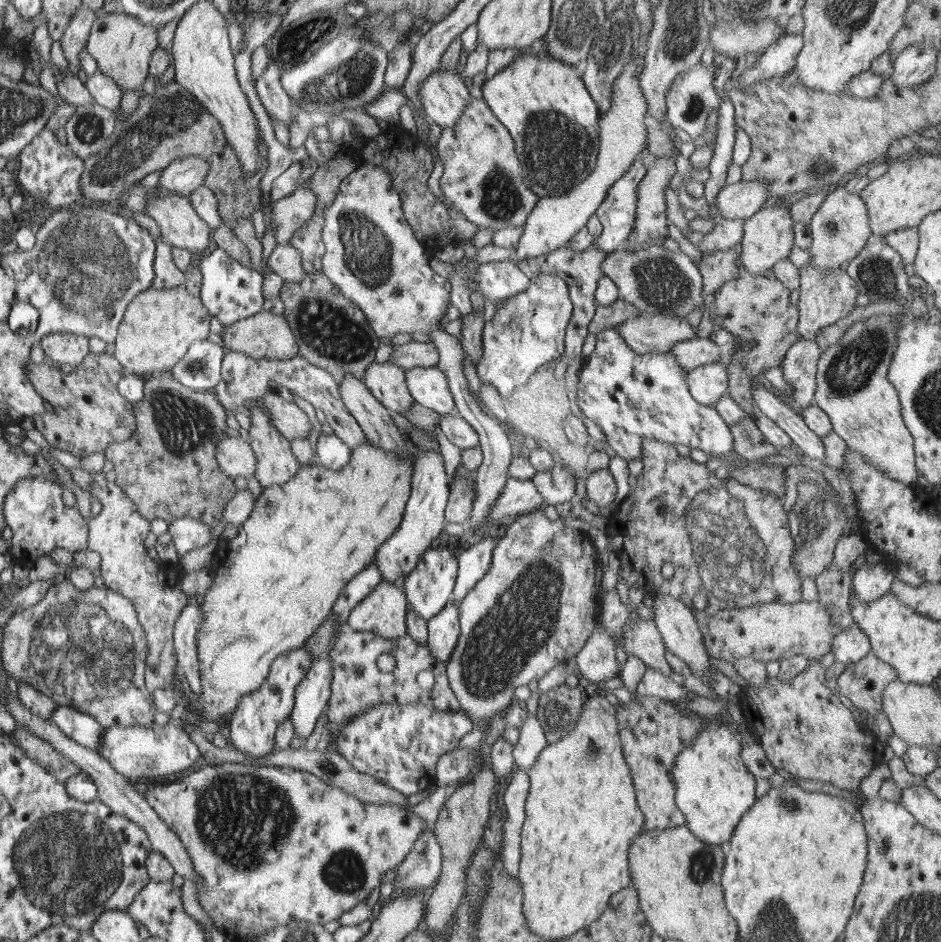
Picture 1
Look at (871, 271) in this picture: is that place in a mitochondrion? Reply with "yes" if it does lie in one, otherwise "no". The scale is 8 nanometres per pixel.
yes

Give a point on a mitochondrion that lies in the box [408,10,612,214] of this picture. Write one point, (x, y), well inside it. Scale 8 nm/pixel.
(556, 151)

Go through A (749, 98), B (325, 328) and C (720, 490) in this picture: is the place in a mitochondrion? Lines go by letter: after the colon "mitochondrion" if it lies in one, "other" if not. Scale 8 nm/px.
A: other
B: mitochondrion
C: mitochondrion

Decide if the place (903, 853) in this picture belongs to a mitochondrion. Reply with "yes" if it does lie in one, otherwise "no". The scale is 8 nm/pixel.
no

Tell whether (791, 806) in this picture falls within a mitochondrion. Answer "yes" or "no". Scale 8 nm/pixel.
yes

